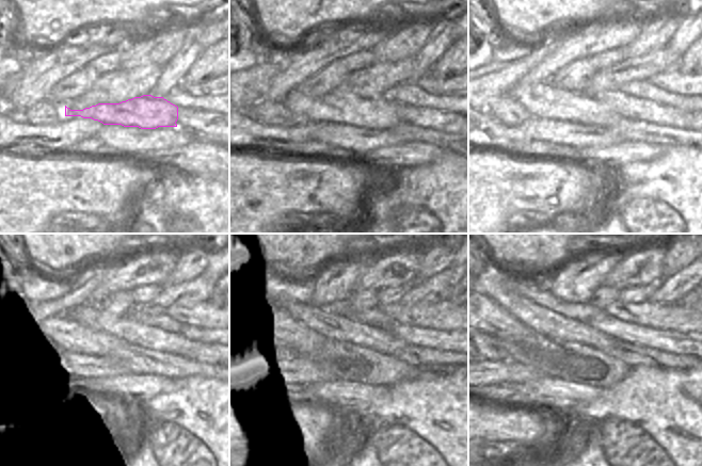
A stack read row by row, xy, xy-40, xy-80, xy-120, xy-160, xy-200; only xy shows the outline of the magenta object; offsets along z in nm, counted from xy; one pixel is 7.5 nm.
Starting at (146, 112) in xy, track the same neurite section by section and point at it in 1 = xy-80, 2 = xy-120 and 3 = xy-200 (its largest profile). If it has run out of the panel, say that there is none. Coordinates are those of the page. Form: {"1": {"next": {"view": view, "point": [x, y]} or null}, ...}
{"1": {"next": {"view": "xy-80", "point": [541, 99]}}, "2": {"next": {"view": "xy-120", "point": [58, 336]}}, "3": {"next": {"view": "xy-200", "point": [490, 317]}}}

